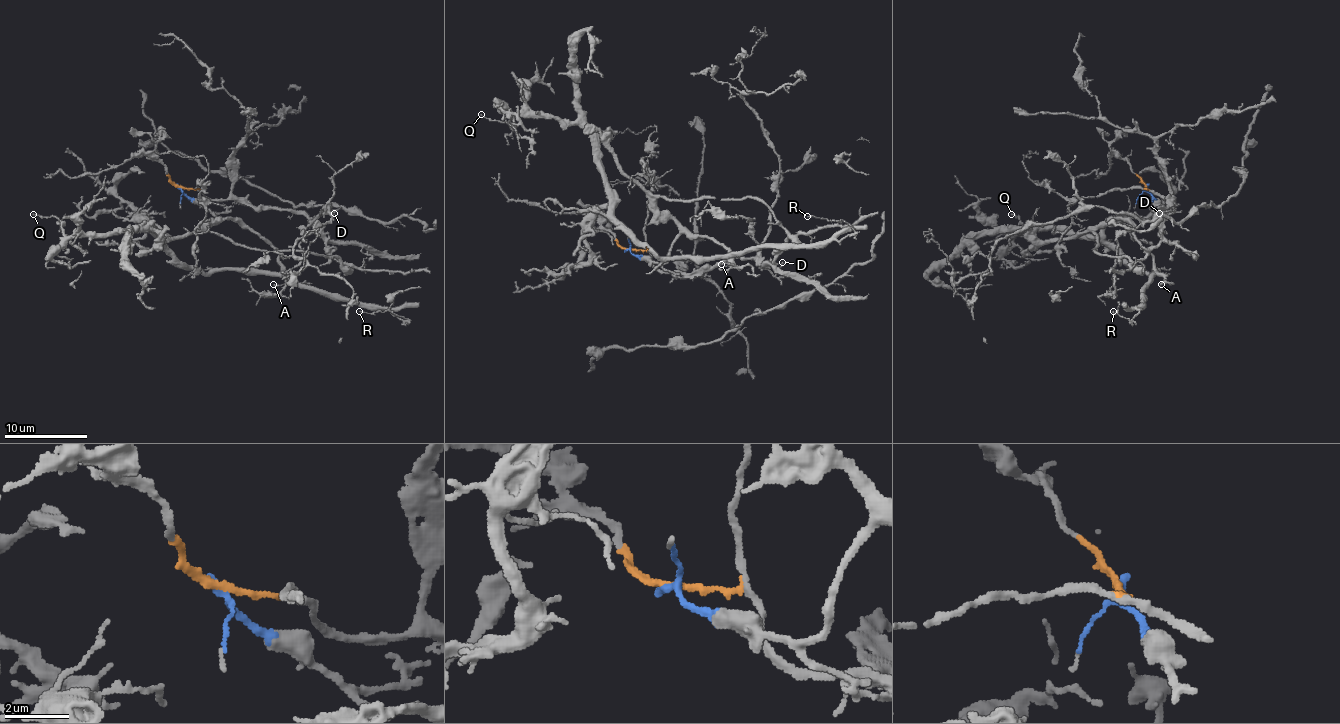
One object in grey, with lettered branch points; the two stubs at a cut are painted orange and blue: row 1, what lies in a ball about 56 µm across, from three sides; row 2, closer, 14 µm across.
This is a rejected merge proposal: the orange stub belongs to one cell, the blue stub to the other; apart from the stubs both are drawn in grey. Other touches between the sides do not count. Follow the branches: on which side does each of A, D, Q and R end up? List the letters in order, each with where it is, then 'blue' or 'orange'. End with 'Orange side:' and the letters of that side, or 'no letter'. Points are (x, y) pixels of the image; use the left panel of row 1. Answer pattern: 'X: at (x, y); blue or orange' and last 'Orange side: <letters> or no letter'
A: at (273, 284); blue
D: at (334, 213); orange
Q: at (33, 214); blue
R: at (359, 311); blue
Orange side: D

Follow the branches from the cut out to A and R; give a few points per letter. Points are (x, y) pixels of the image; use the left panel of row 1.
A: (179, 186), (220, 219), (241, 219), (280, 252), (280, 269), (288, 277), (280, 286), (274, 283)
R: (179, 186), (220, 219), (241, 219), (266, 238), (280, 252), (284, 273), (301, 283), (406, 319), (359, 310)

